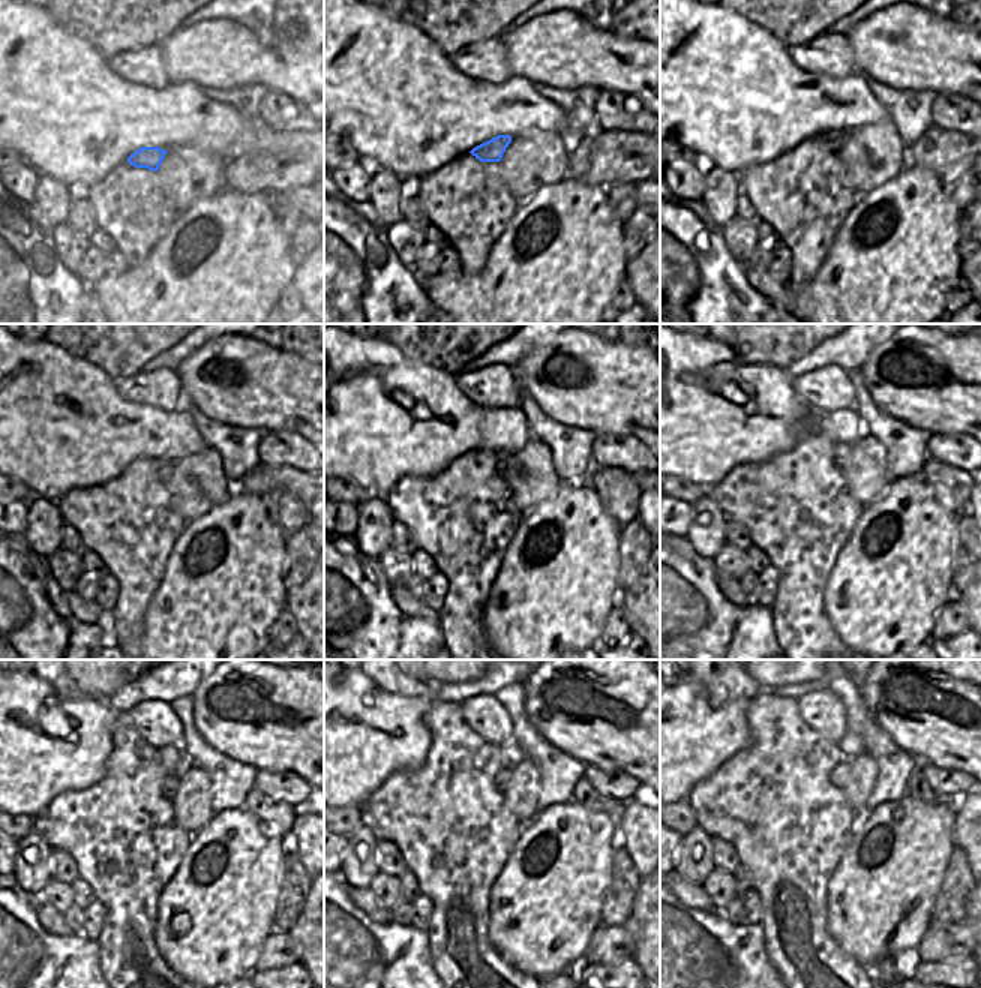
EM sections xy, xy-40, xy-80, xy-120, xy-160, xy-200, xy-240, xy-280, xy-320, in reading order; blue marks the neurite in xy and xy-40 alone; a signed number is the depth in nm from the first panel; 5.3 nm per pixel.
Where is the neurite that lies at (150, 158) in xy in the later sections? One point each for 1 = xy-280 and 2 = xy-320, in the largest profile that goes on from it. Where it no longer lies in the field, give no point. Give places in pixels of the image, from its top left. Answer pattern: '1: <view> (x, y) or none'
1: xy-280 (503, 777)
2: xy-320 (839, 777)

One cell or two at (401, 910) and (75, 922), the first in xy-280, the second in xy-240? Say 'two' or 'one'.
one

